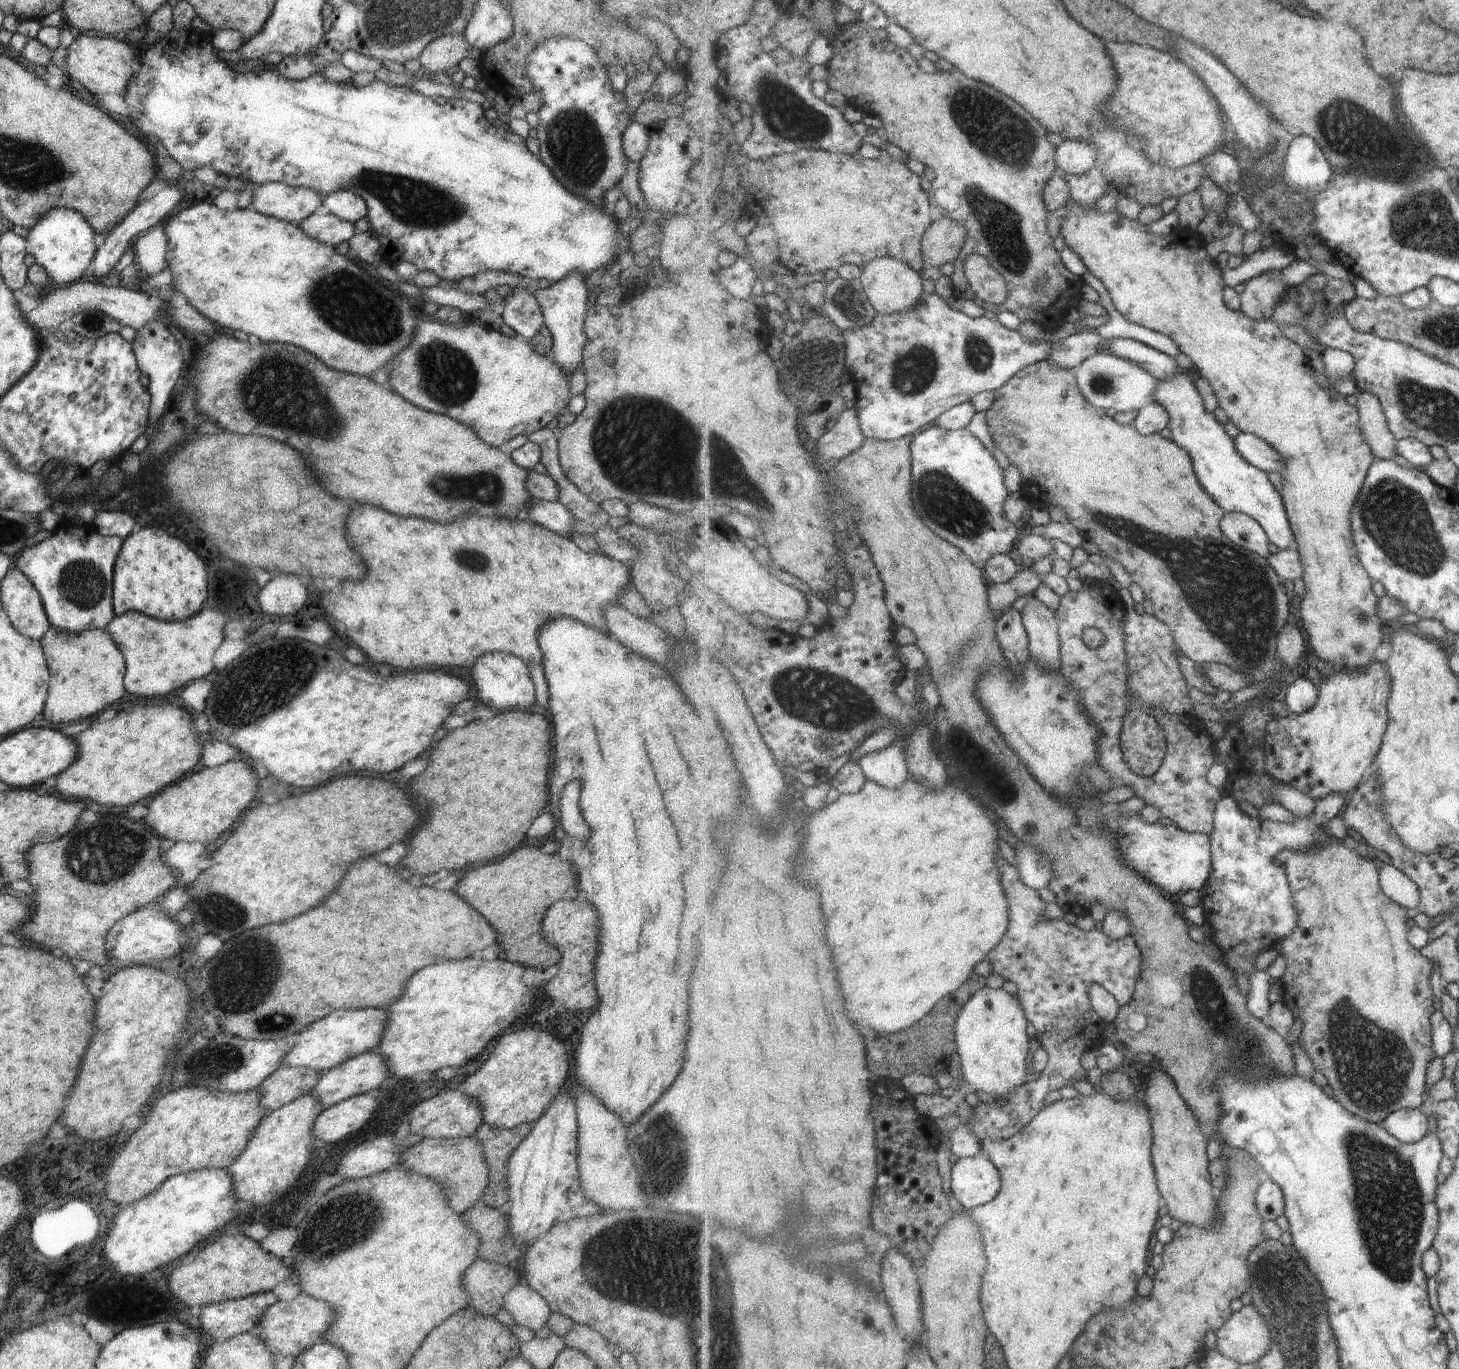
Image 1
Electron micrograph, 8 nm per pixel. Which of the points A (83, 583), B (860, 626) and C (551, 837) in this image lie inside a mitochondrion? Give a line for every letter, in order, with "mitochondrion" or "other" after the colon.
A: mitochondrion
B: other
C: other

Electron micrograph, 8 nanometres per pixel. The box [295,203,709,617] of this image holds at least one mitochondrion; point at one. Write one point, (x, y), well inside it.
(363, 310)

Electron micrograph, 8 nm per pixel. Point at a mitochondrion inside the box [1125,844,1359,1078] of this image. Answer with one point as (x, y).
(1210, 999)

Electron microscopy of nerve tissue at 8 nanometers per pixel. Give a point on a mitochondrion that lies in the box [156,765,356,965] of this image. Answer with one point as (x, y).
(223, 914)

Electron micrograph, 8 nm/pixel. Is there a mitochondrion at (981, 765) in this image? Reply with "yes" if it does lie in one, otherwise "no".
yes

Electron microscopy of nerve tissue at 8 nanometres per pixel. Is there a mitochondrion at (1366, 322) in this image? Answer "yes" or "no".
no

